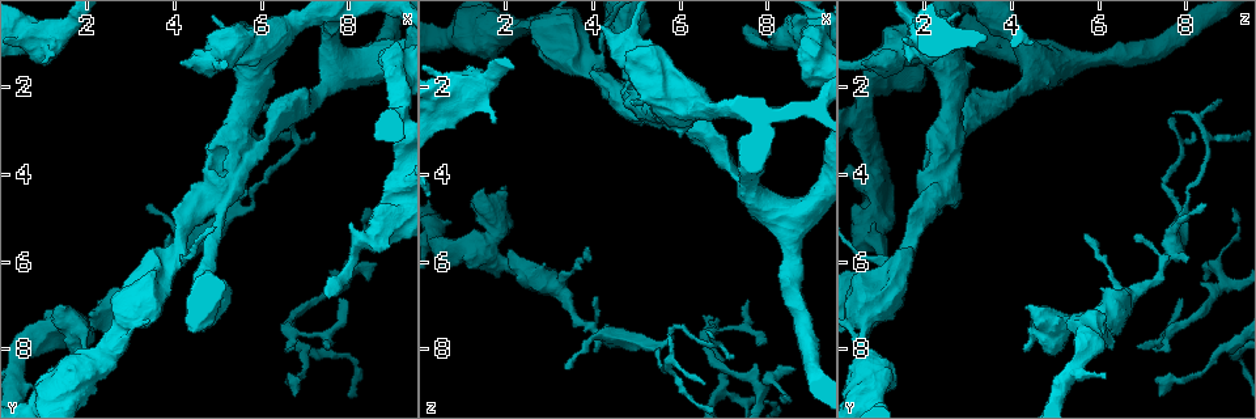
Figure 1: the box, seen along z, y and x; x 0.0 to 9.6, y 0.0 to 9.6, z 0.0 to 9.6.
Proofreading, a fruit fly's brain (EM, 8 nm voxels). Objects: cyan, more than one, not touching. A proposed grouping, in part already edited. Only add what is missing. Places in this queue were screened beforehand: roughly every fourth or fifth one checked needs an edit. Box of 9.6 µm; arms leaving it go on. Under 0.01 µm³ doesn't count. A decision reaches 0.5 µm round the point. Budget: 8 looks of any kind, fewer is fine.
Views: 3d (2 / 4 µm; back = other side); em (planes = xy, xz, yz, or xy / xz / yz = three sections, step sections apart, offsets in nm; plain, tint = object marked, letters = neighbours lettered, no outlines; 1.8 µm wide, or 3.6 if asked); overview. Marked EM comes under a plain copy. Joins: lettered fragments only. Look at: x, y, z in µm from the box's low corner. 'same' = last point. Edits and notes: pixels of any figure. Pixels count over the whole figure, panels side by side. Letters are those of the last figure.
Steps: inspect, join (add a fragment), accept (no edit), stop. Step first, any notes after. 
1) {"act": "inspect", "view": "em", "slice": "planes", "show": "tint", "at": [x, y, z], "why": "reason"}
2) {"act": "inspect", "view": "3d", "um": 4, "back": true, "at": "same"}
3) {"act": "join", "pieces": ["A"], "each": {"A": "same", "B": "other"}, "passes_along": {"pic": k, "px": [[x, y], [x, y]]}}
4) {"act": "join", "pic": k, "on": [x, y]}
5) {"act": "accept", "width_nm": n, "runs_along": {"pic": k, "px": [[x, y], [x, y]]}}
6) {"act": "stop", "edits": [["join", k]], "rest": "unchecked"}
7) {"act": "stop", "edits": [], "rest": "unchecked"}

{"act": "inspect", "view": "em", "slice": "planes", "show": "letters", "at": [7.55, 6.80, 0.65], "why": "long arm stops here"}

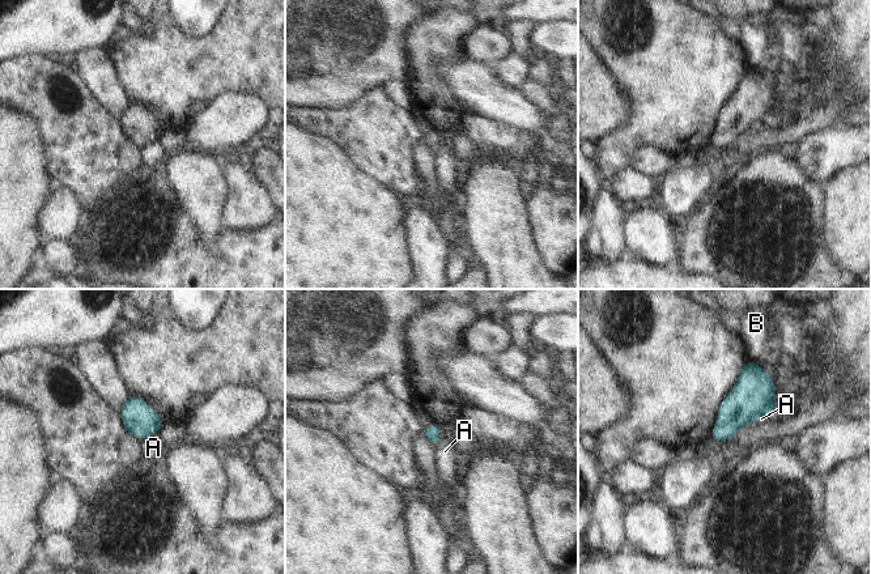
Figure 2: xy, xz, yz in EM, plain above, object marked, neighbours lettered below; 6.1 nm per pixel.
{"act": "accept", "each": {"A": "other", "B": "other"}, "border": {"pic": 2, "px": [[438, 425], [441, 441], [434, 447]]}, "found": "no lettered fragment goes on from it"}

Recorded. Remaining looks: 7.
{"act": "inspect", "view": "em", "slice": "xy", "step": 8, "show": "letters", "at": [3.40, 5.75, 1.45], "why": "stops while still wide"}

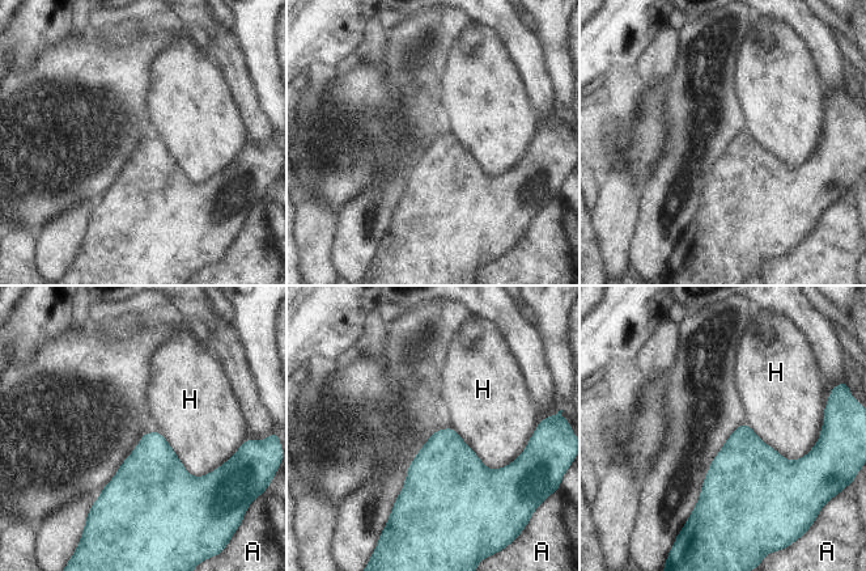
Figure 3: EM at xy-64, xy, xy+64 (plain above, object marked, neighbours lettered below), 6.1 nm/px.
{"act": "inspect", "view": "em", "slice": "planes", "show": "letters", "at": "same", "why": "another direction"}

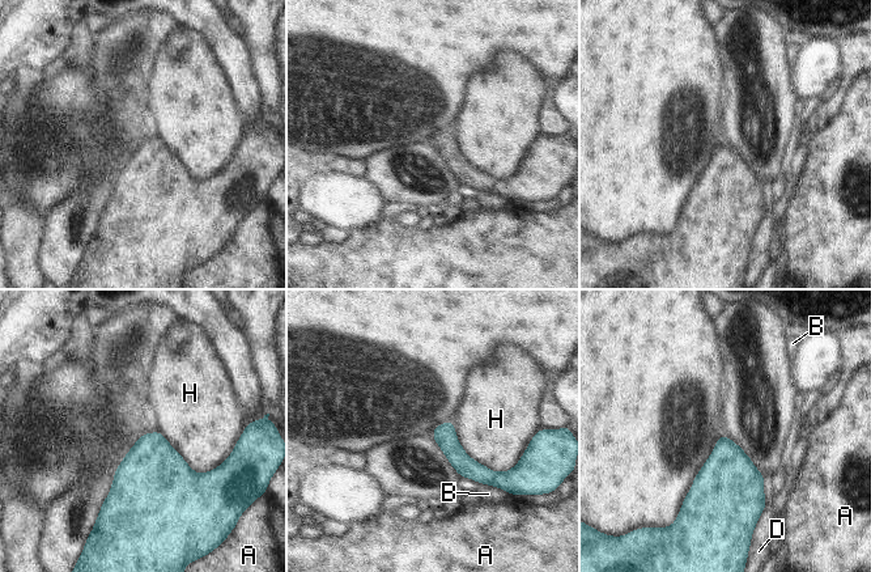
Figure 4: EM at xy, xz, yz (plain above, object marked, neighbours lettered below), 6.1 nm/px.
{"act": "accept", "each": {"A": "other", "B": "other", "D": "other", "H": "other"}, "runs_along": {"pic": 4, "px": [[436, 432], [474, 470], [500, 477]]}, "found": "none of them fits"}

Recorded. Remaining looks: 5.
{"act": "inspect", "view": "em", "slice": "planes", "show": "letters", "at": [7.80, 6.85, 7.95]}

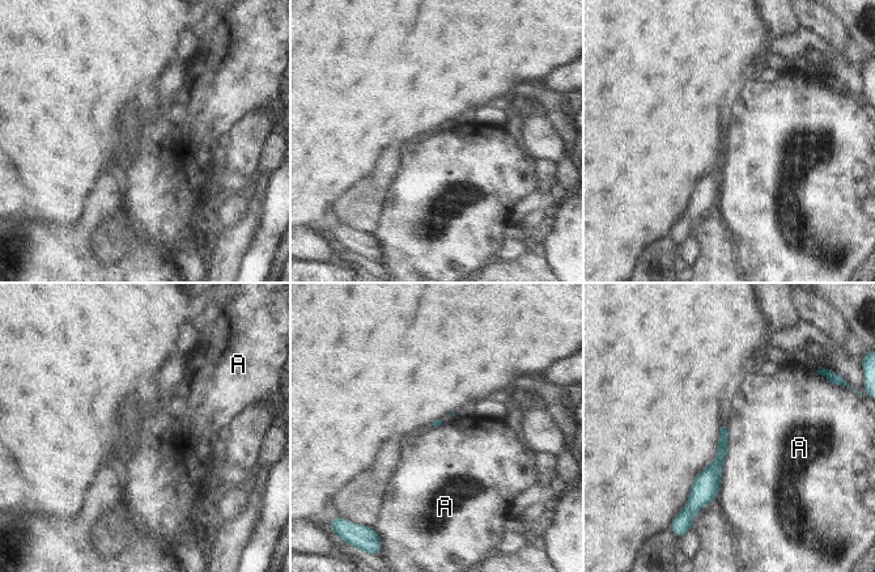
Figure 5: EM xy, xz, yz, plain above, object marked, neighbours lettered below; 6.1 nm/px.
{"act": "accept", "longest_contact_nm": ["A", 440], "each": {"A": "other"}, "border": {"pic": 5, "px": [[726, 427], [726, 458], [716, 496]]}, "found": "none of them fits"}

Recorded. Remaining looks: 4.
{"act": "inspect", "view": "em", "slice": "yz", "step": 16, "show": "tint", "at": [8.35, 4.75, 9.05], "why": "branch stops here"}

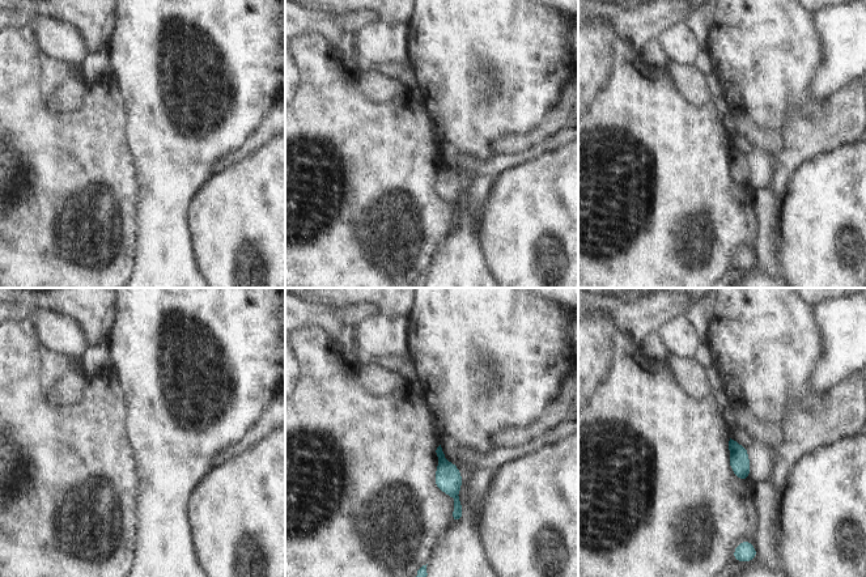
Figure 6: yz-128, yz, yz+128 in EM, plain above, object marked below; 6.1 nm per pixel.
{"act": "inspect", "view": "em", "slice": "yz", "step": 16, "show": "letters", "at": "same"}

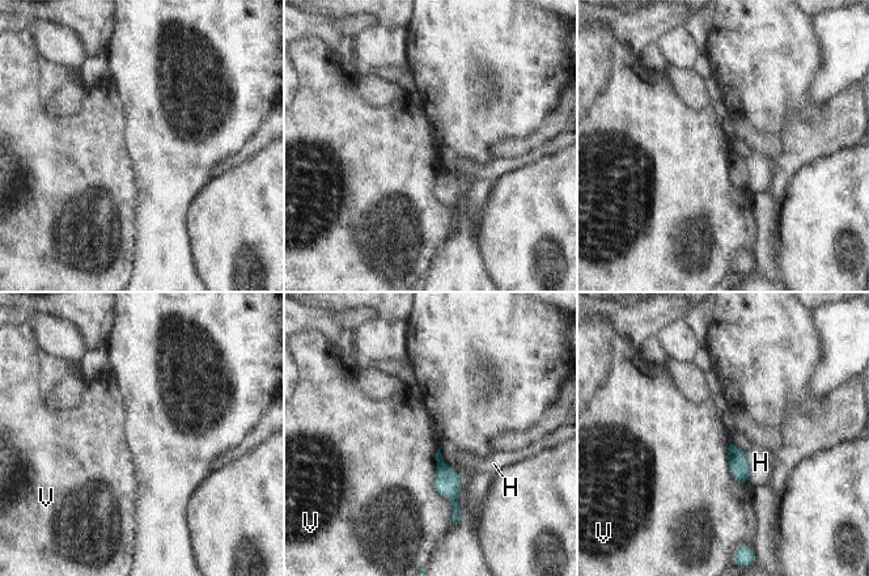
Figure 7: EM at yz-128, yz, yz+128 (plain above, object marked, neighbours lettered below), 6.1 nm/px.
{"act": "accept", "each": {"H": "other", "V": "other"}, "border": {"pic": 7, "px": [[437, 449], [450, 525]]}, "found": "none of them fits"}

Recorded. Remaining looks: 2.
{"act": "stop", "edits": [], "rest": "unchecked"}

